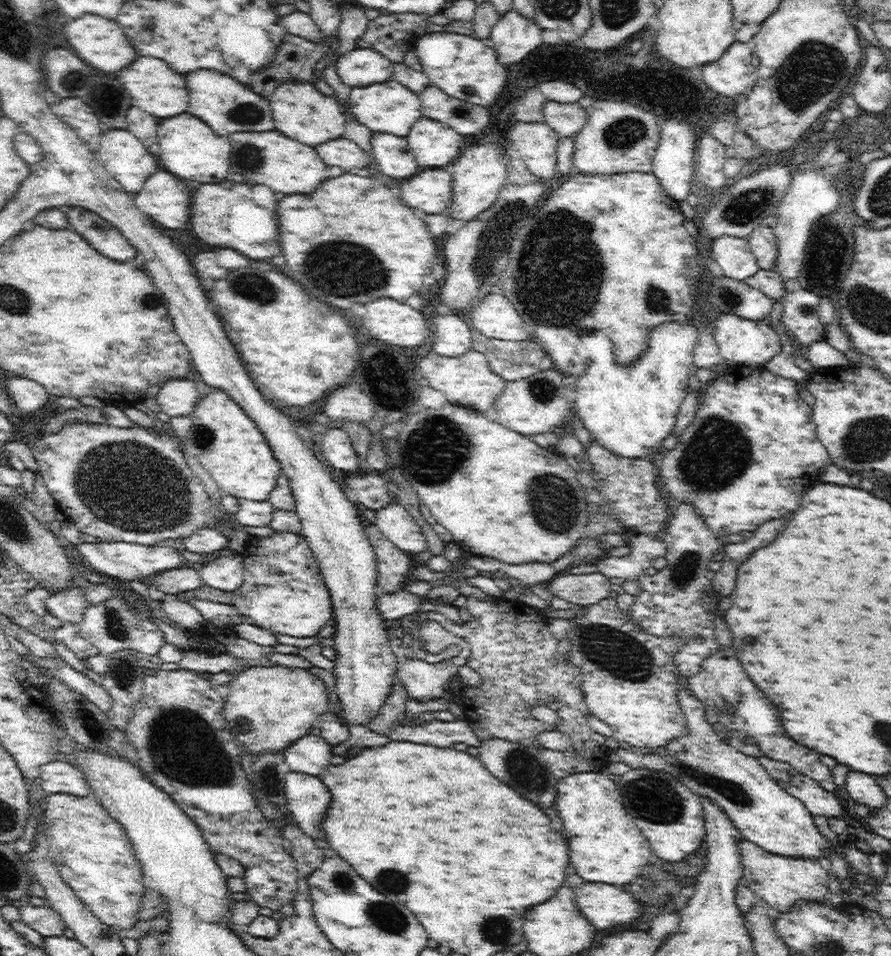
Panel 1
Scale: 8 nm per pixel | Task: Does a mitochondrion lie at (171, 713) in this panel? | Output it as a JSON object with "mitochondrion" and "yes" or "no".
{"mitochondrion":"yes"}

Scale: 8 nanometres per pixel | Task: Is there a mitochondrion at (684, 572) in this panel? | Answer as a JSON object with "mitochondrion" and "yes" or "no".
{"mitochondrion":"yes"}

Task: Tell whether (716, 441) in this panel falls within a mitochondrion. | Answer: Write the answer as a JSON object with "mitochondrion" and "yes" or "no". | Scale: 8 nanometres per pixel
{"mitochondrion":"yes"}

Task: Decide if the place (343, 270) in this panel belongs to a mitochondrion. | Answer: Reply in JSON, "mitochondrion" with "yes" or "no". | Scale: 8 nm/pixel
{"mitochondrion":"yes"}

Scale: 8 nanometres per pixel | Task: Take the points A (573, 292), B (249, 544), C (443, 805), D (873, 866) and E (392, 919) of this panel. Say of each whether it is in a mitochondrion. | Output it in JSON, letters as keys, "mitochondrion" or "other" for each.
{"A":"mitochondrion","B":"other","C":"other","D":"other","E":"mitochondrion"}

